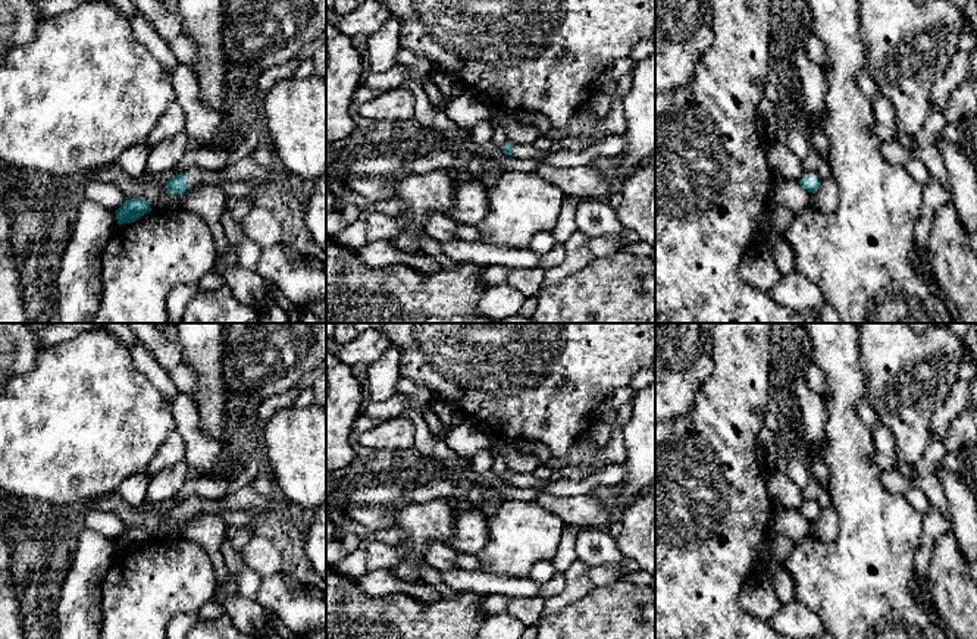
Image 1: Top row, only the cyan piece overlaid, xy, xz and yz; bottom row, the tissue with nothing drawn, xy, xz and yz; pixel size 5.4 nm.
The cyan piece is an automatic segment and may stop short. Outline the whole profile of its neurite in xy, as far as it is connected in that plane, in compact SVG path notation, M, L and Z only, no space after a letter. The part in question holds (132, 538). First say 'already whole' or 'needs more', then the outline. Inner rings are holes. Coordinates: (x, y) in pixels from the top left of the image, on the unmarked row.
already whole | M143 527L125 529L125 532L115 541L118 552L131 552L151 541L150 533Z

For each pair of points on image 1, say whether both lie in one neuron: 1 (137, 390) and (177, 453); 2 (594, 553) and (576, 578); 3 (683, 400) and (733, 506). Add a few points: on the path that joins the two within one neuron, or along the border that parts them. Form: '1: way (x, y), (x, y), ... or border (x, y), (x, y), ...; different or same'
1: border (175, 431), (147, 466); different
2: border (578, 558), (588, 566); different
3: border (705, 381), (694, 407), (670, 420); different

